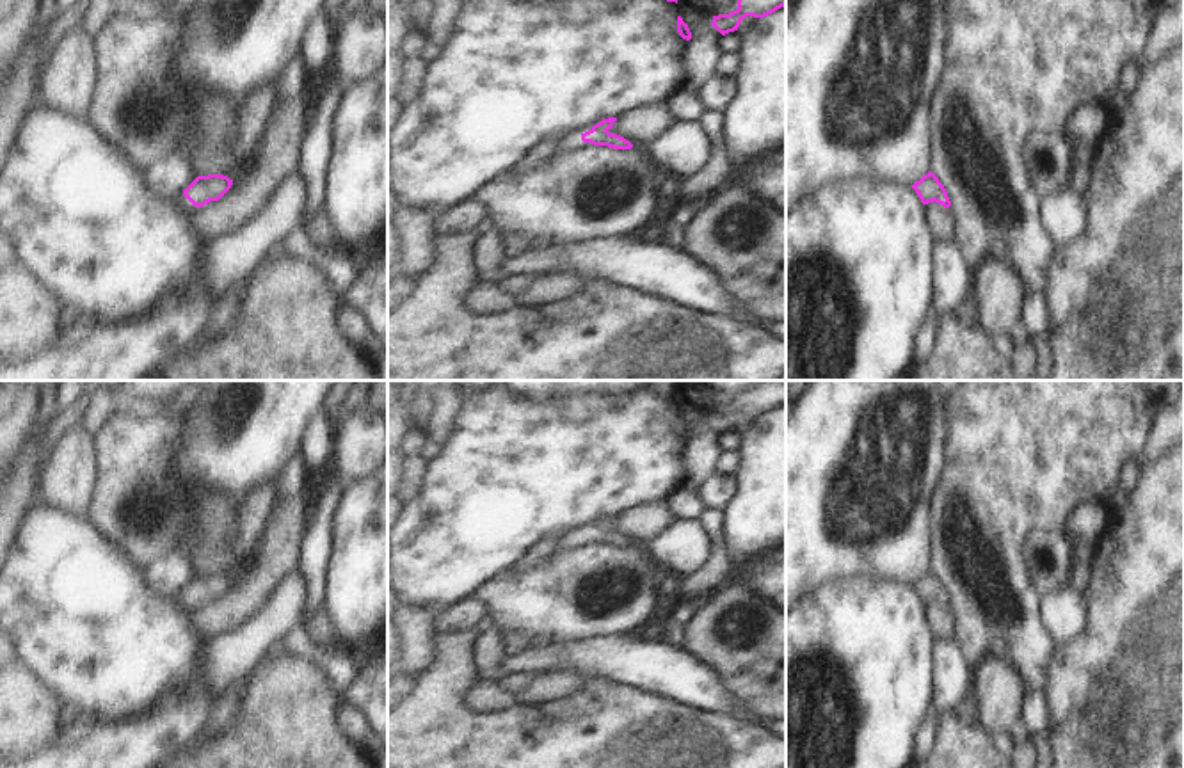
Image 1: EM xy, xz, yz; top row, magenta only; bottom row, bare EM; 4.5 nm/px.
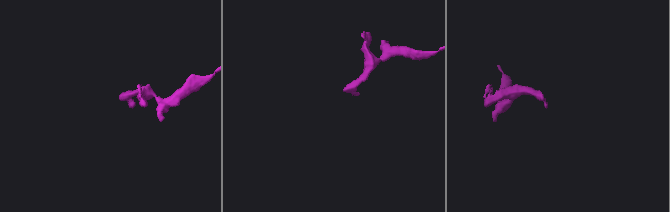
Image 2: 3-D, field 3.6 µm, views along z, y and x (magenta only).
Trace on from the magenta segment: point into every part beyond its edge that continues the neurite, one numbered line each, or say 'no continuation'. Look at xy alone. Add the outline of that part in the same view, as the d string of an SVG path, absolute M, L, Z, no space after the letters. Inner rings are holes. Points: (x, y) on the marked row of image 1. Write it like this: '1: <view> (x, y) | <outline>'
no continuation

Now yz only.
no continuation

